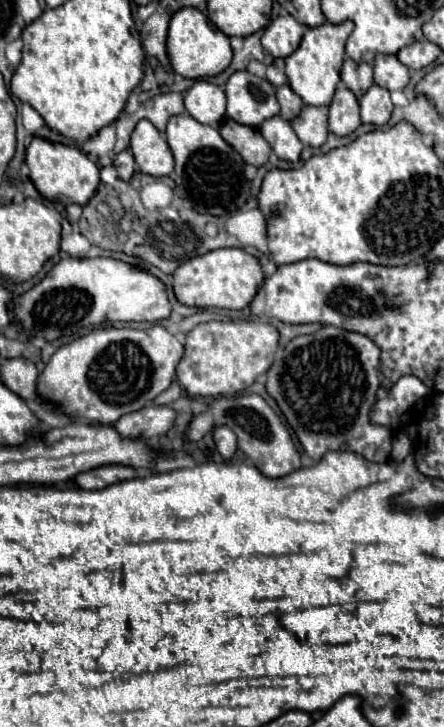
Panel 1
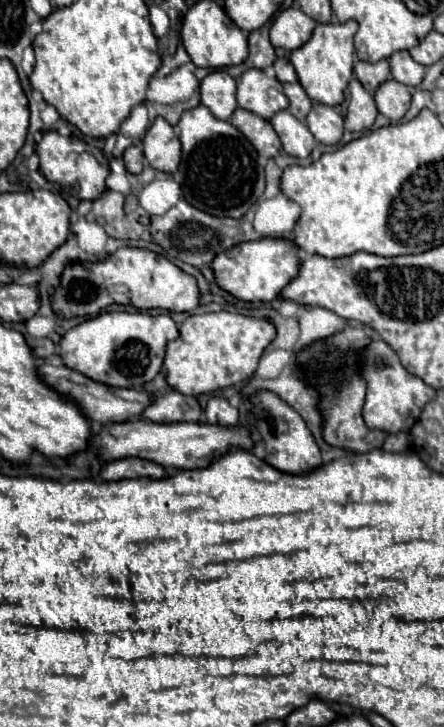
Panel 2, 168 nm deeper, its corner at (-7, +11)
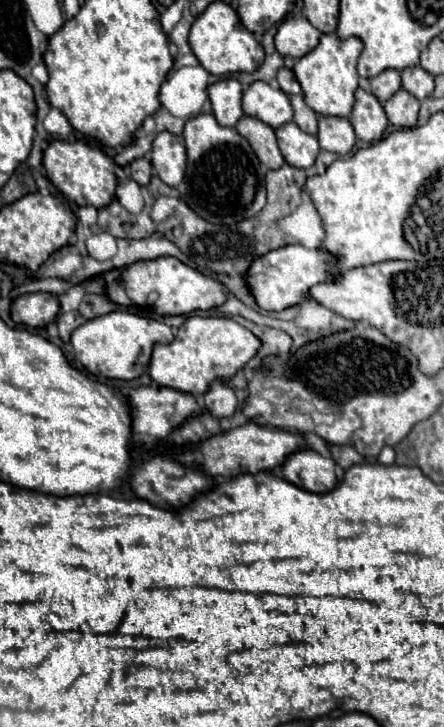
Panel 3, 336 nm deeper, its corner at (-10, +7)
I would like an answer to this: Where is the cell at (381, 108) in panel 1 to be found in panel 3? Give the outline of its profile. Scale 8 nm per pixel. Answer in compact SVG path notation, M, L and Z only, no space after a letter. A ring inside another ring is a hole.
M399 90L387 104L383 104L387 118L397 128L413 128L417 124L419 114L419 100L411 96L407 90Z

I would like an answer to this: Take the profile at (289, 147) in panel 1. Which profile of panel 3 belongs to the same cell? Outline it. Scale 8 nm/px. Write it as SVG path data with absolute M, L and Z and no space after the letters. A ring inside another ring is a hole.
M289 122L275 130L279 148L283 152L283 158L289 166L295 168L309 168L313 166L317 154L319 154L319 142L317 136L303 132L295 122Z

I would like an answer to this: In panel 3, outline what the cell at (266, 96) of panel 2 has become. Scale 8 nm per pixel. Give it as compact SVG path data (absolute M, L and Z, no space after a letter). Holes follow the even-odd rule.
M253 82L243 92L243 112L259 118L271 128L279 128L293 120L293 108L289 96L283 90L271 88L267 82Z

